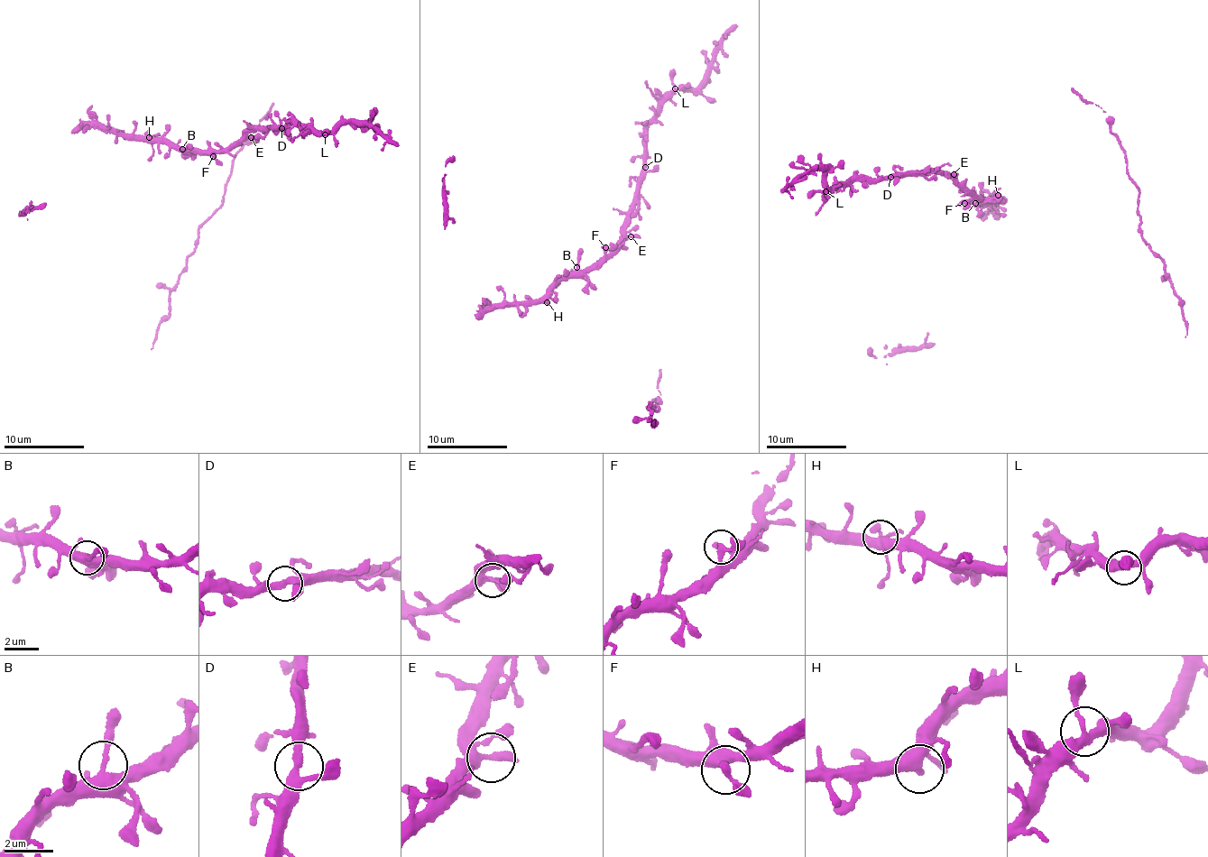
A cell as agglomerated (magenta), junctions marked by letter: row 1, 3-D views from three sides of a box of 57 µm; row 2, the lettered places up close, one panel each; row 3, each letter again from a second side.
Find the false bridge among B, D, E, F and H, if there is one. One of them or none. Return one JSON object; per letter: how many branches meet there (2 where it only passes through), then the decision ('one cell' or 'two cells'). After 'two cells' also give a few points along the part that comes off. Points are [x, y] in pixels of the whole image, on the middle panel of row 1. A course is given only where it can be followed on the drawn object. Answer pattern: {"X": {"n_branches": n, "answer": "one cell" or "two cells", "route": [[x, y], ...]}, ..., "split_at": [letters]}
{"B": {"n_branches": 3, "answer": "one cell"}, "D": {"n_branches": 3, "answer": "one cell"}, "E": {"n_branches": 3, "answer": "one cell"}, "F": {"n_branches": 2, "answer": "one cell"}, "H": {"n_branches": 3, "answer": "one cell"}, "split_at": []}

